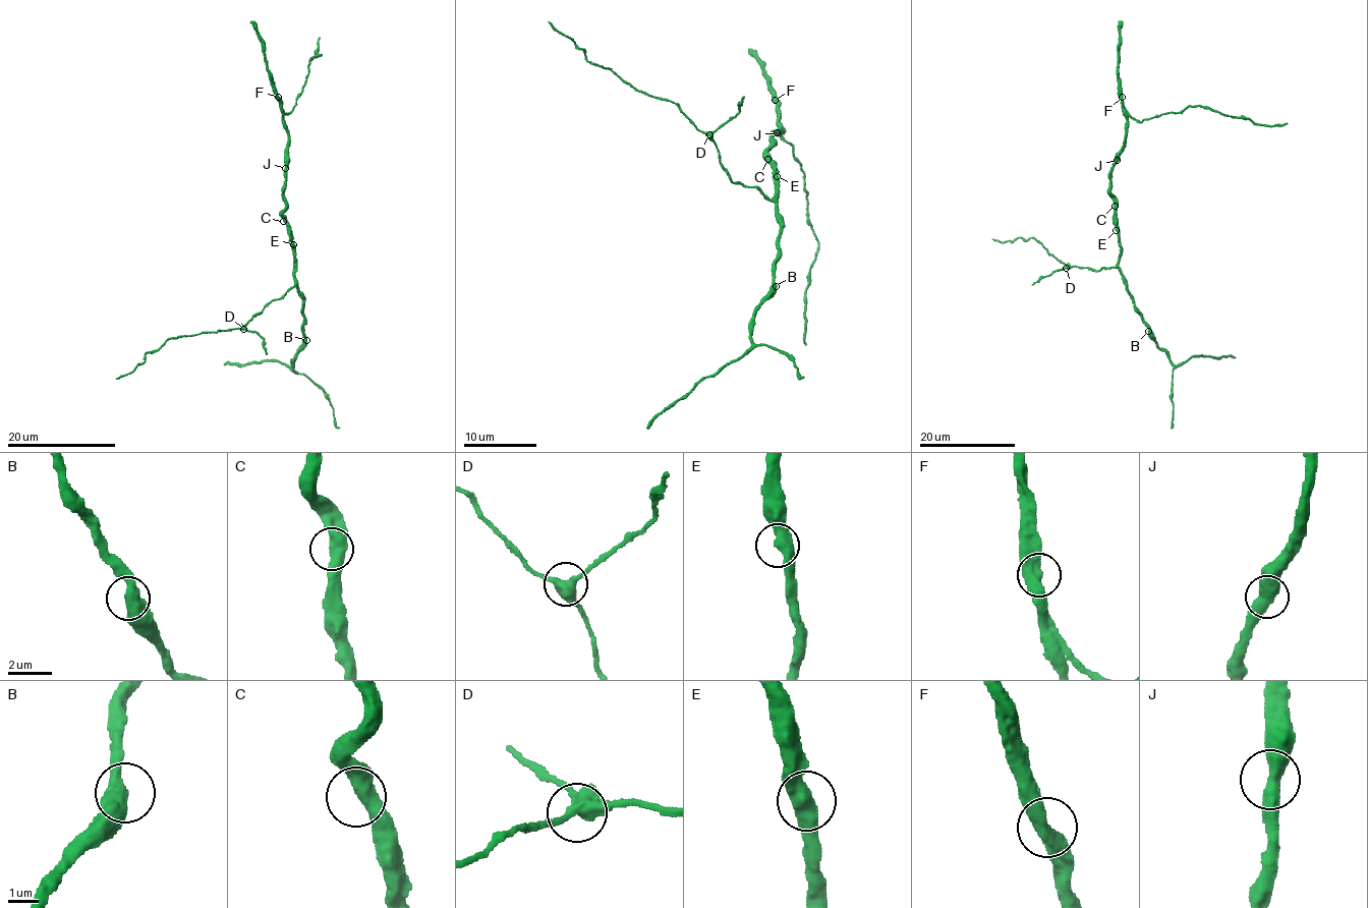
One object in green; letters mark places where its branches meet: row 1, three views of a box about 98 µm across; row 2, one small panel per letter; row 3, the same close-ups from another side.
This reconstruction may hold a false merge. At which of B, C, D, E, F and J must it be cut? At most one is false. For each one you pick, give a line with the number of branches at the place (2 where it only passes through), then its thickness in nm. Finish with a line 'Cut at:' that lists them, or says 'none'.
Cut at: none

